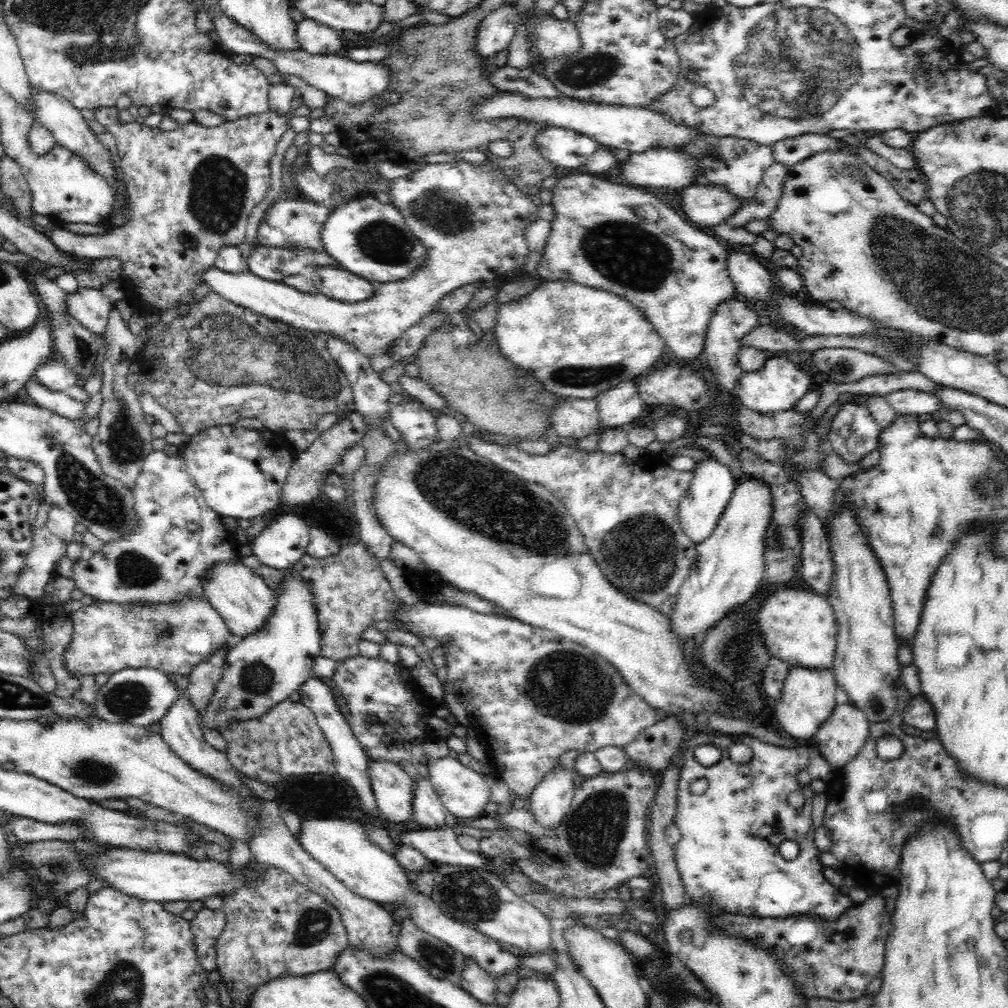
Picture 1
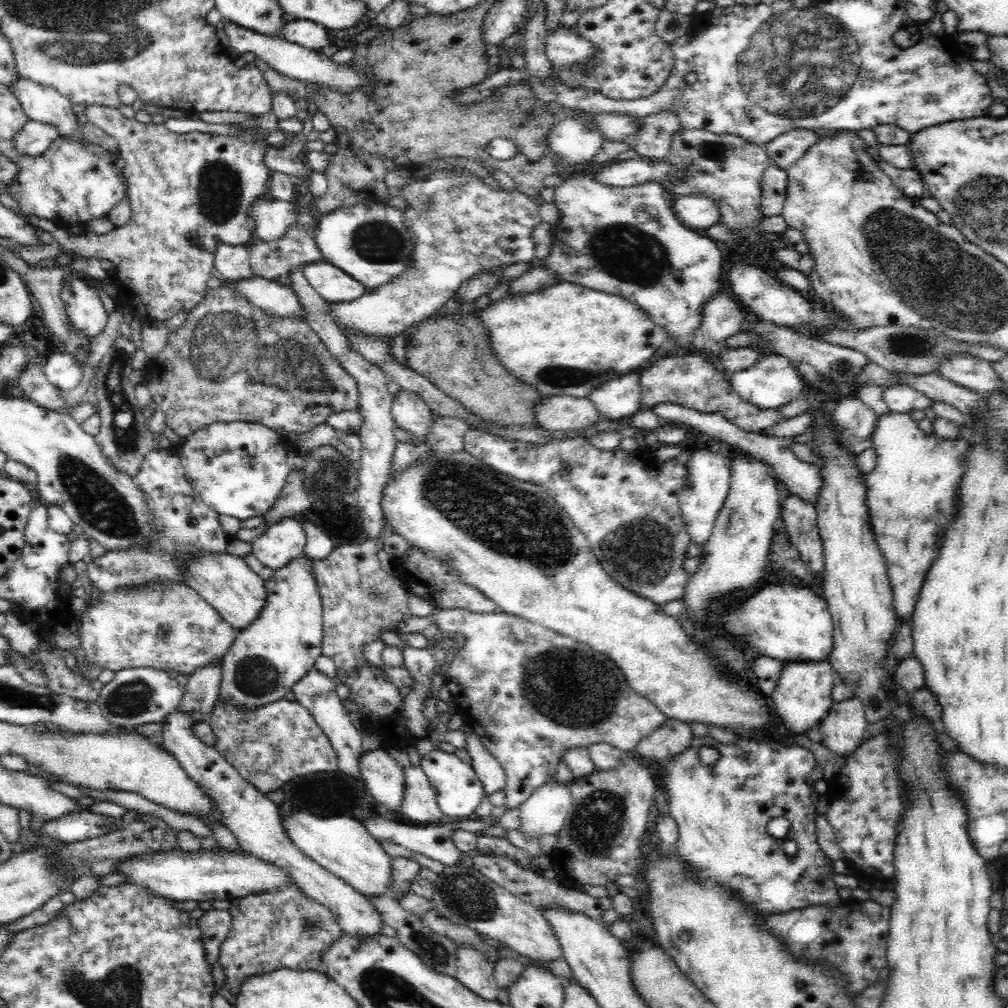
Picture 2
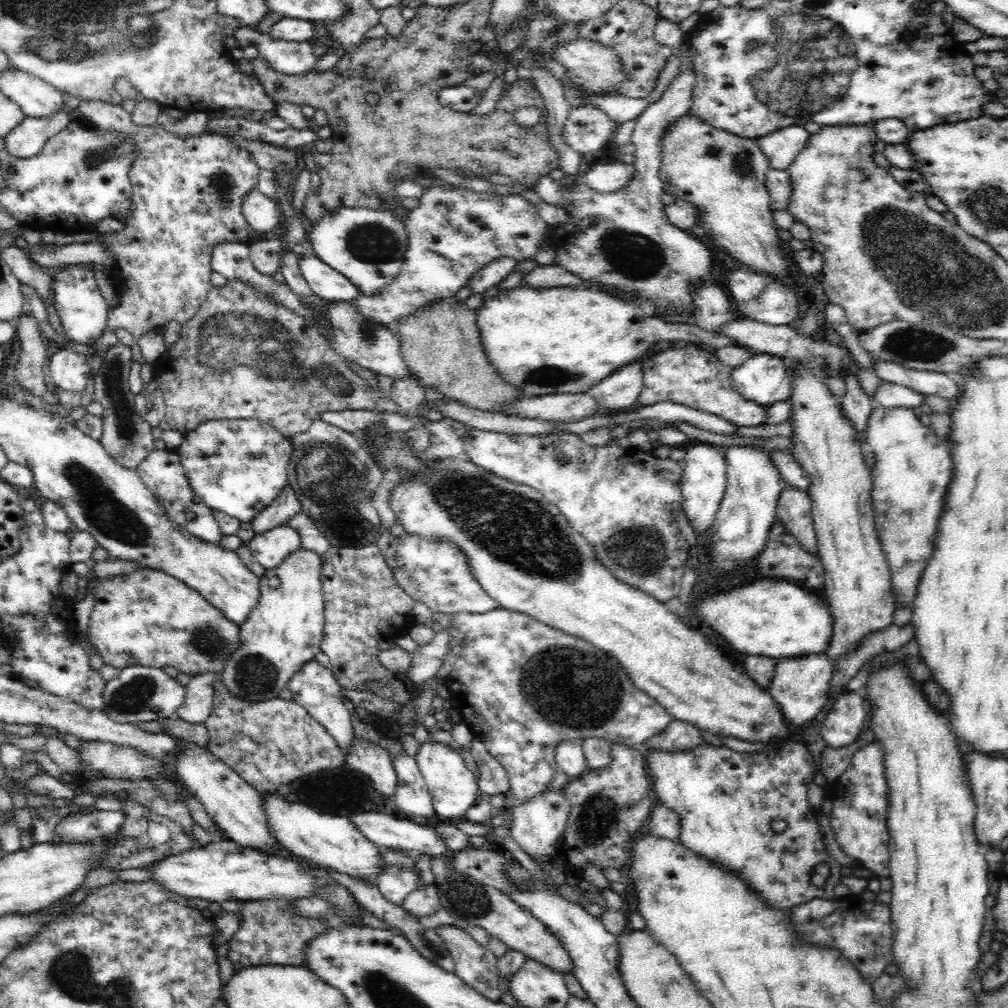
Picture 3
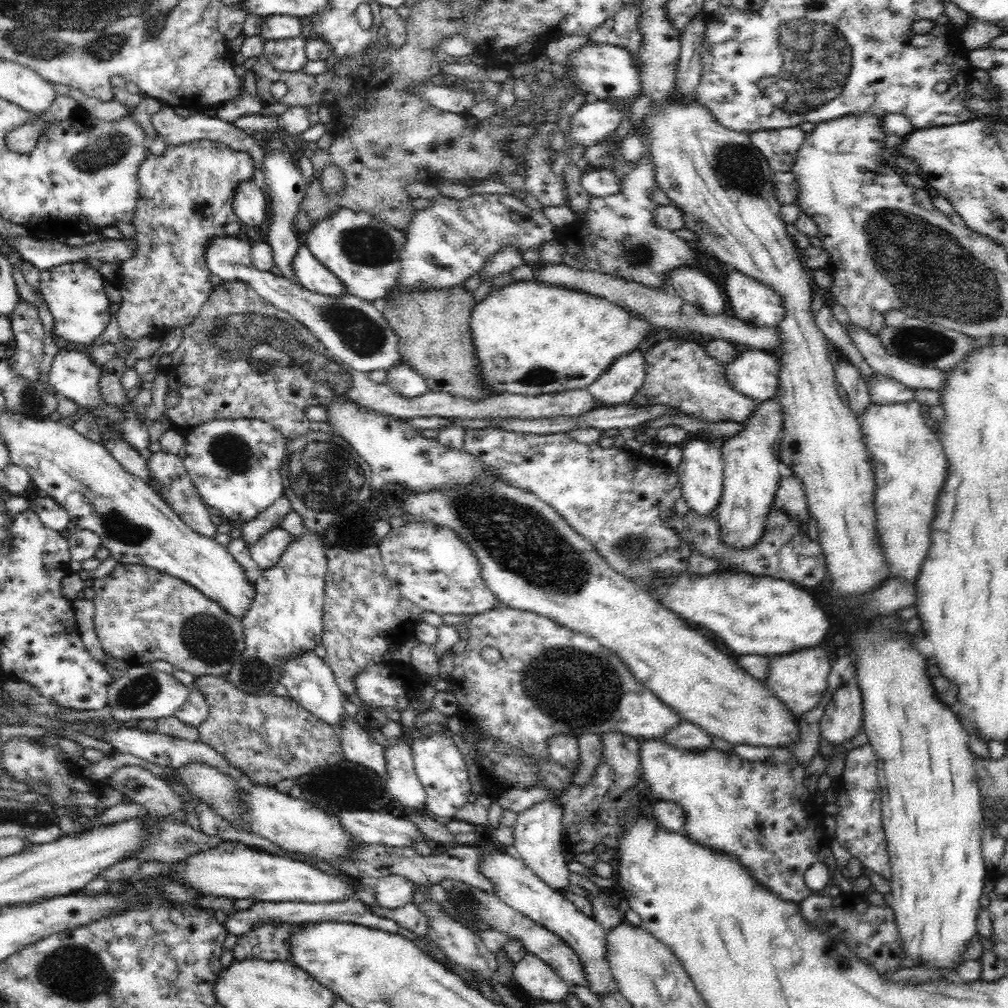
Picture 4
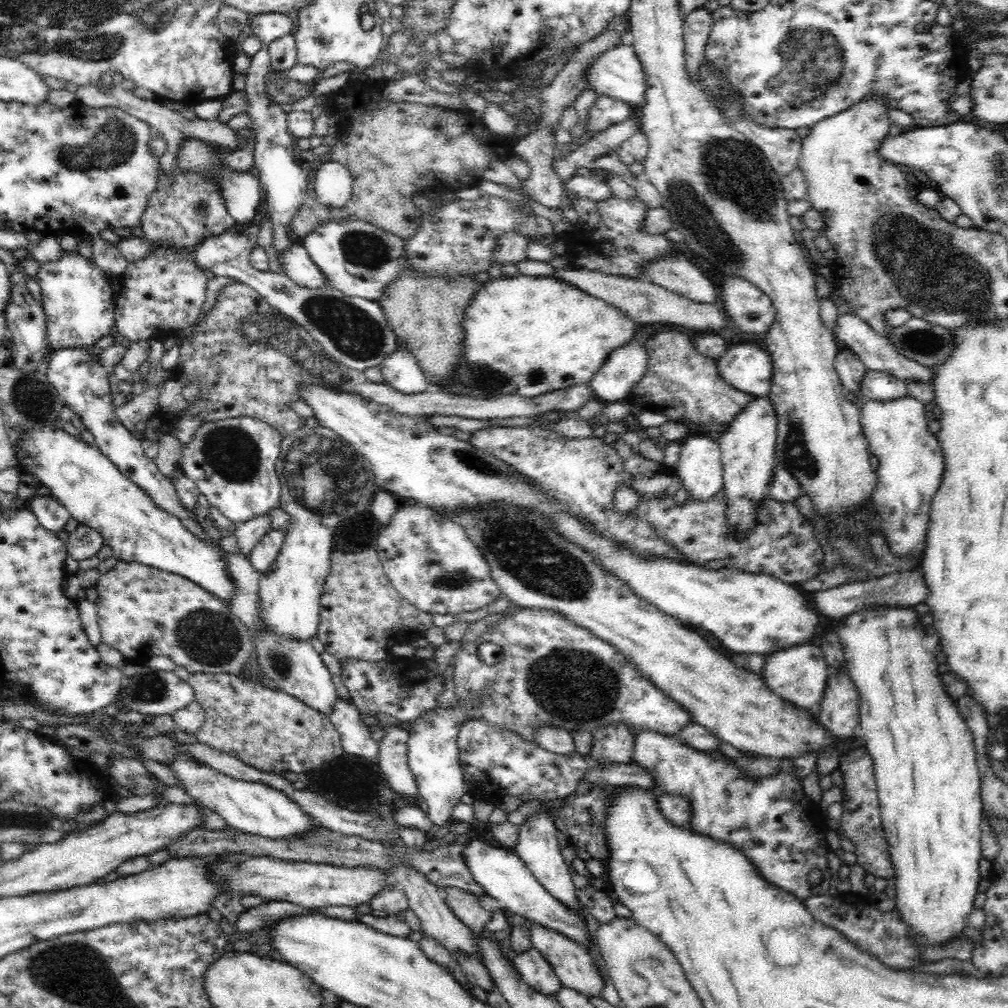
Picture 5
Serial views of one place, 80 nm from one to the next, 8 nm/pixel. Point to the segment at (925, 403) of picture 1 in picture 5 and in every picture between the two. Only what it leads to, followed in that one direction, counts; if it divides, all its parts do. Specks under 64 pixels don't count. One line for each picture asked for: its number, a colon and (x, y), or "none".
2: (901, 399)
3: (888, 395)
4: (882, 390)
5: (874, 385)

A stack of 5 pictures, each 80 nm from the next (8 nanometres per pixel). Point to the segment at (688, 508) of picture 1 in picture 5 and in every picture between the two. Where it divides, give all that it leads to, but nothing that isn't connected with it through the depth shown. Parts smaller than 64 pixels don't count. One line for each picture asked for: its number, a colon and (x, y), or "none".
2: (708, 475)
3: (703, 480)
4: (700, 471)
5: (699, 467)

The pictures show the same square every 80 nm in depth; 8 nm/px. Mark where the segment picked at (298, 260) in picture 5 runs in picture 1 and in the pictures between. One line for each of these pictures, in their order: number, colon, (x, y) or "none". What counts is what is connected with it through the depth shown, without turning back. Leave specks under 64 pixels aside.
1: (335, 283)
2: (333, 285)
3: (329, 285)
4: (311, 275)

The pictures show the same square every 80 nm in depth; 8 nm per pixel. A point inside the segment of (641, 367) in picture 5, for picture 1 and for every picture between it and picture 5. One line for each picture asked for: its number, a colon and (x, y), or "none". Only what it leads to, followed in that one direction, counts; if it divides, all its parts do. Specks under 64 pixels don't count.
1: (621, 404)
2: (620, 397)
3: (619, 391)
4: (617, 385)

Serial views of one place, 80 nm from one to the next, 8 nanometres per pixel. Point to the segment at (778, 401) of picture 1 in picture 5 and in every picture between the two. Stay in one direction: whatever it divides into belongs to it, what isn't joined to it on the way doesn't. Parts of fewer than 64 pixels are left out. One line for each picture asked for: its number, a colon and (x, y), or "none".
2: (772, 381)
3: (762, 378)
4: (754, 373)
5: (747, 367)

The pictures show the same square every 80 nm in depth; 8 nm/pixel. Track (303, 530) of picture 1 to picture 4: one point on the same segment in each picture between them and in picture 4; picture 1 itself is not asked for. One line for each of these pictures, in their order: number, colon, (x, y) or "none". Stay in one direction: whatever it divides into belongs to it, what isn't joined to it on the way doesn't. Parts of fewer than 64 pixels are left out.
2: (283, 542)
3: (269, 549)
4: (266, 552)

